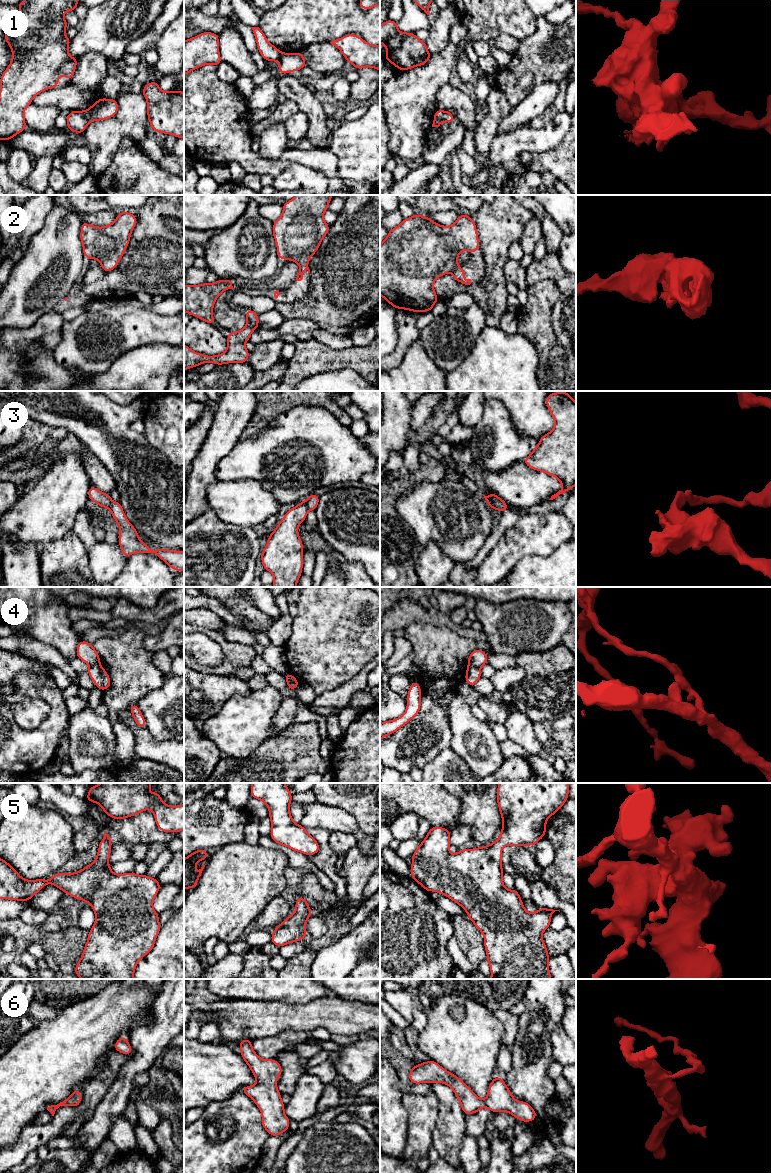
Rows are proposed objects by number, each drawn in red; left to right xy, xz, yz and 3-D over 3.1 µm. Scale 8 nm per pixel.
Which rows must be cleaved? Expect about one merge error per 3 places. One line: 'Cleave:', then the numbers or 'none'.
Cleave: 1, 3, 4

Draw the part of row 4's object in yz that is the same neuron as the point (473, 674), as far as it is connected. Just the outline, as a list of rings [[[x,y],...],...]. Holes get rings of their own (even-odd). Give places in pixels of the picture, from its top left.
[[[468,665],[466,670],[466,676],[464,680],[472,687],[475,686],[476,682],[482,677],[481,670],[473,665]]]

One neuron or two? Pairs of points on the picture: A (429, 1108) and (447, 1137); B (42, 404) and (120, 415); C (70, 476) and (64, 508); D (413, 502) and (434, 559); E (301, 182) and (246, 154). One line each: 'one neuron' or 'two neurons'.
A: two neurons
B: one neuron
C: one neuron
D: two neurons
E: two neurons

